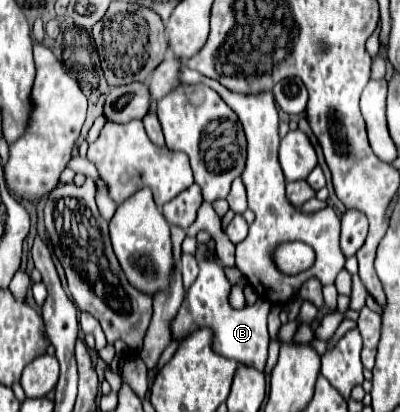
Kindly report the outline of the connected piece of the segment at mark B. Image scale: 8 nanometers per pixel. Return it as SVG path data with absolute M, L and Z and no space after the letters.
M202 258L200 260L200 274L196 282L190 286L184 304L178 312L178 316L172 320L172 332L174 338L184 338L196 328L212 328L214 330L214 350L226 358L232 358L244 366L256 368L258 372L264 372L266 358L268 358L268 330L266 330L266 316L270 312L270 302L258 300L252 306L246 306L242 310L234 310L228 304L230 294L230 282L222 270L212 260Z

